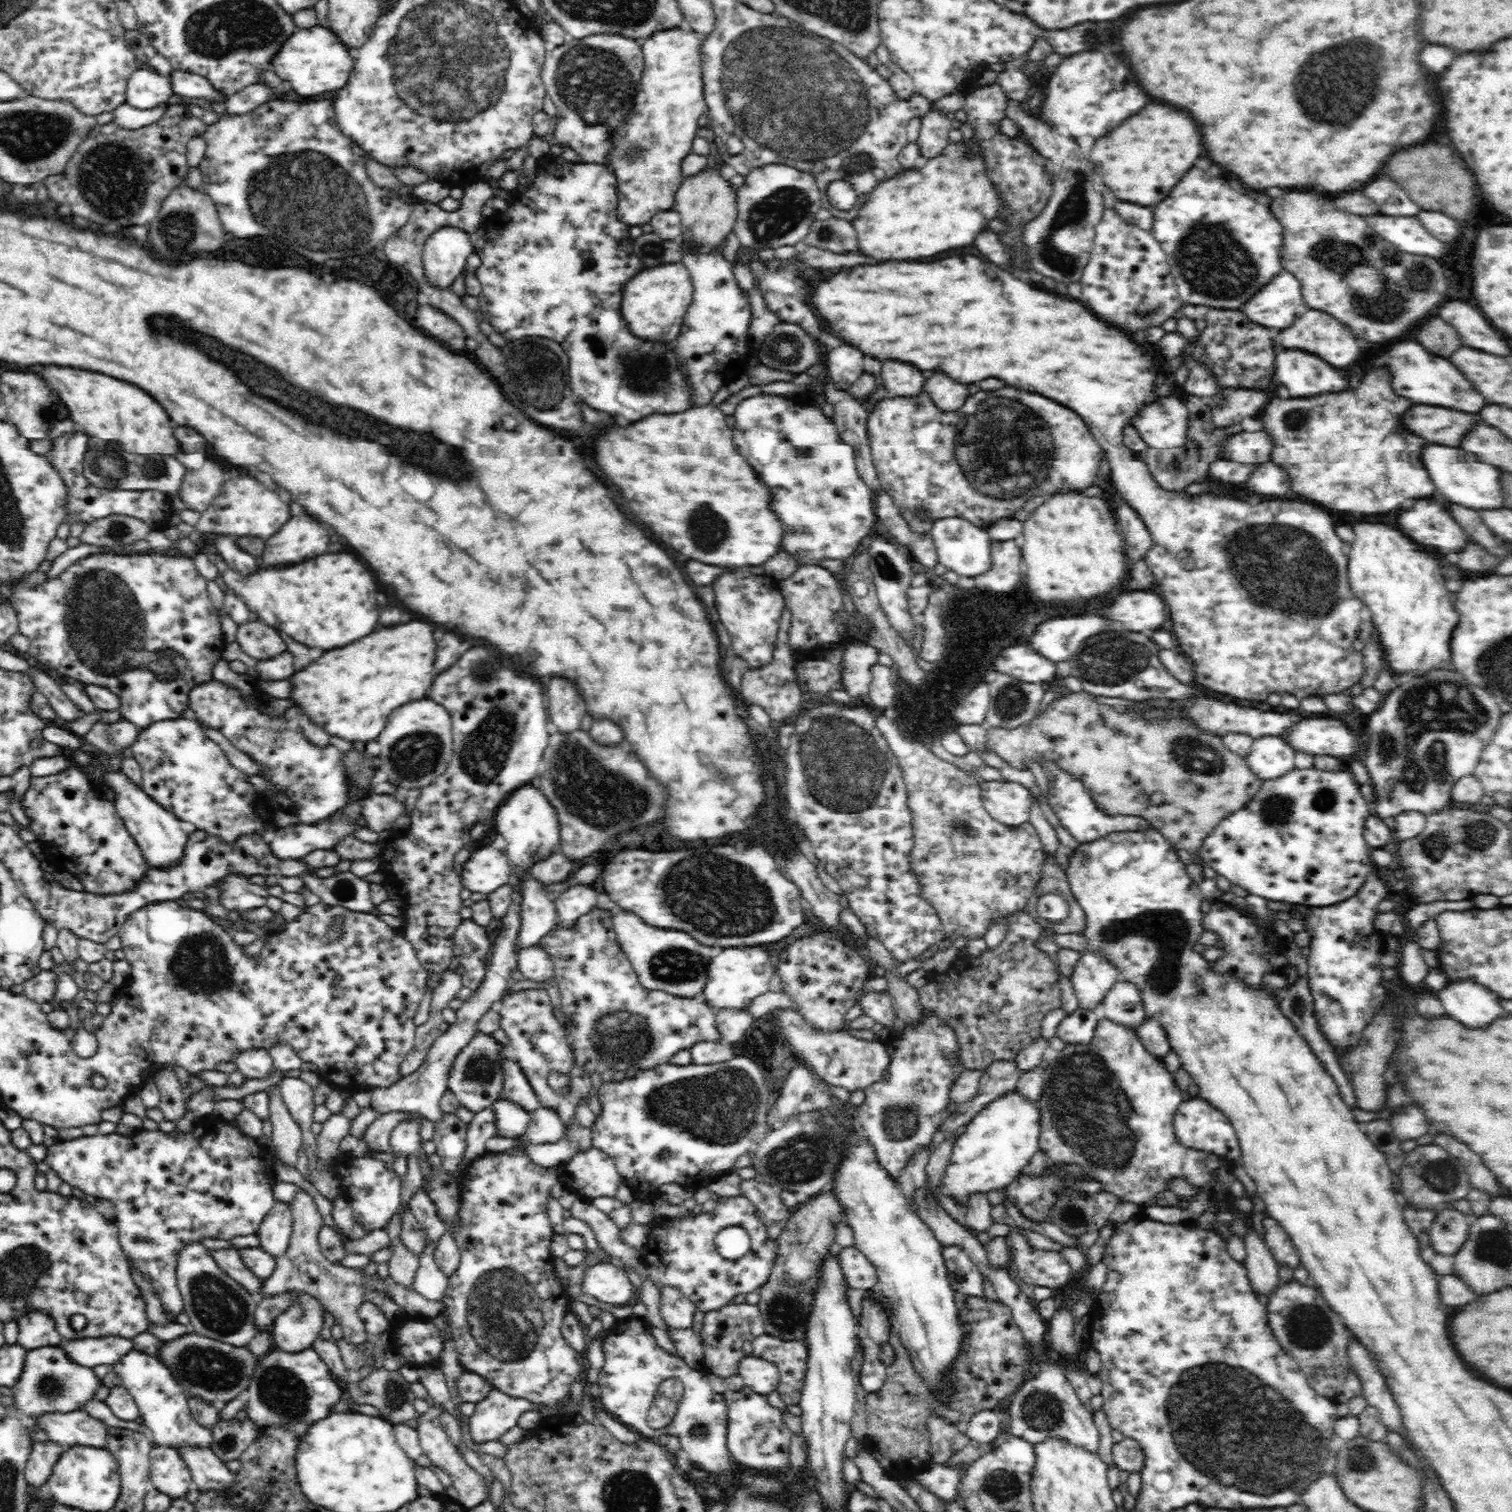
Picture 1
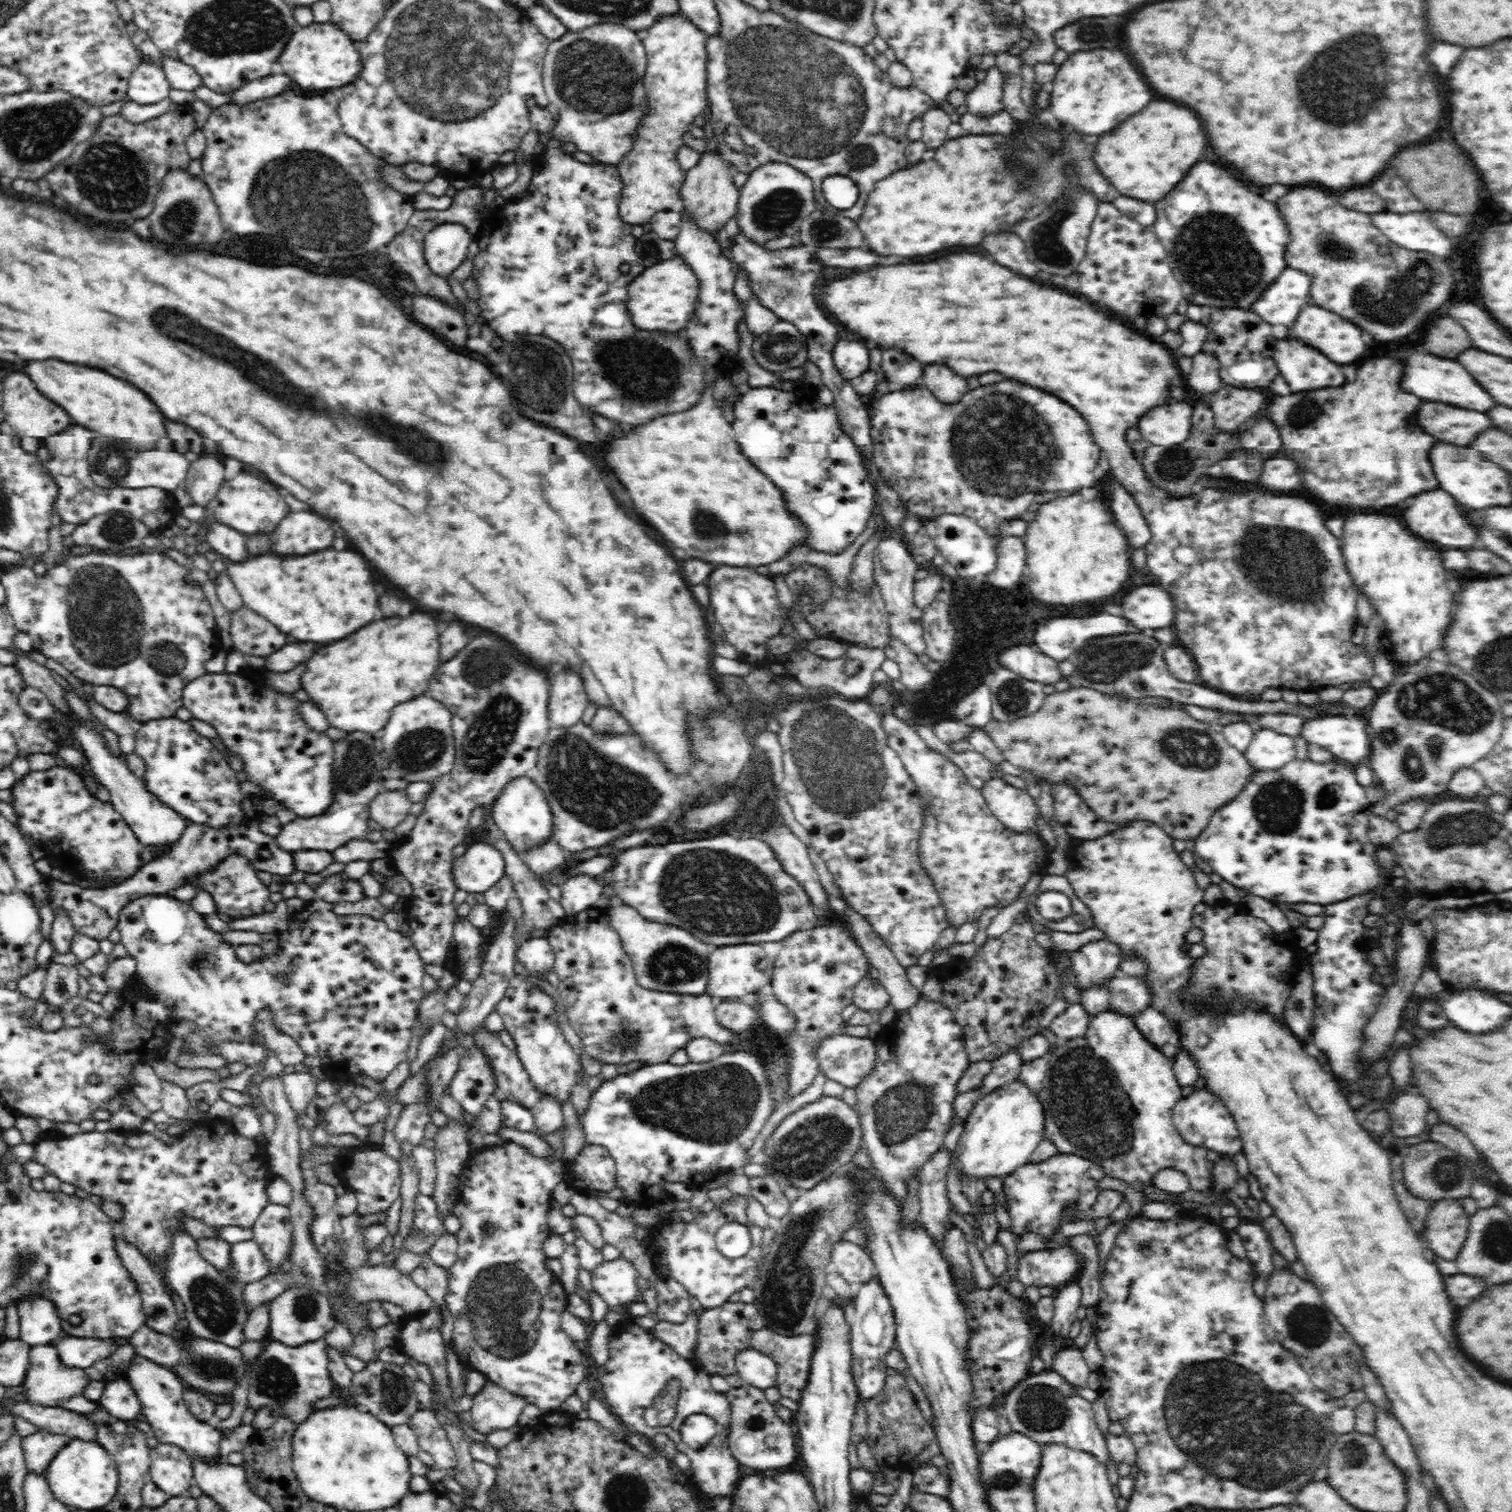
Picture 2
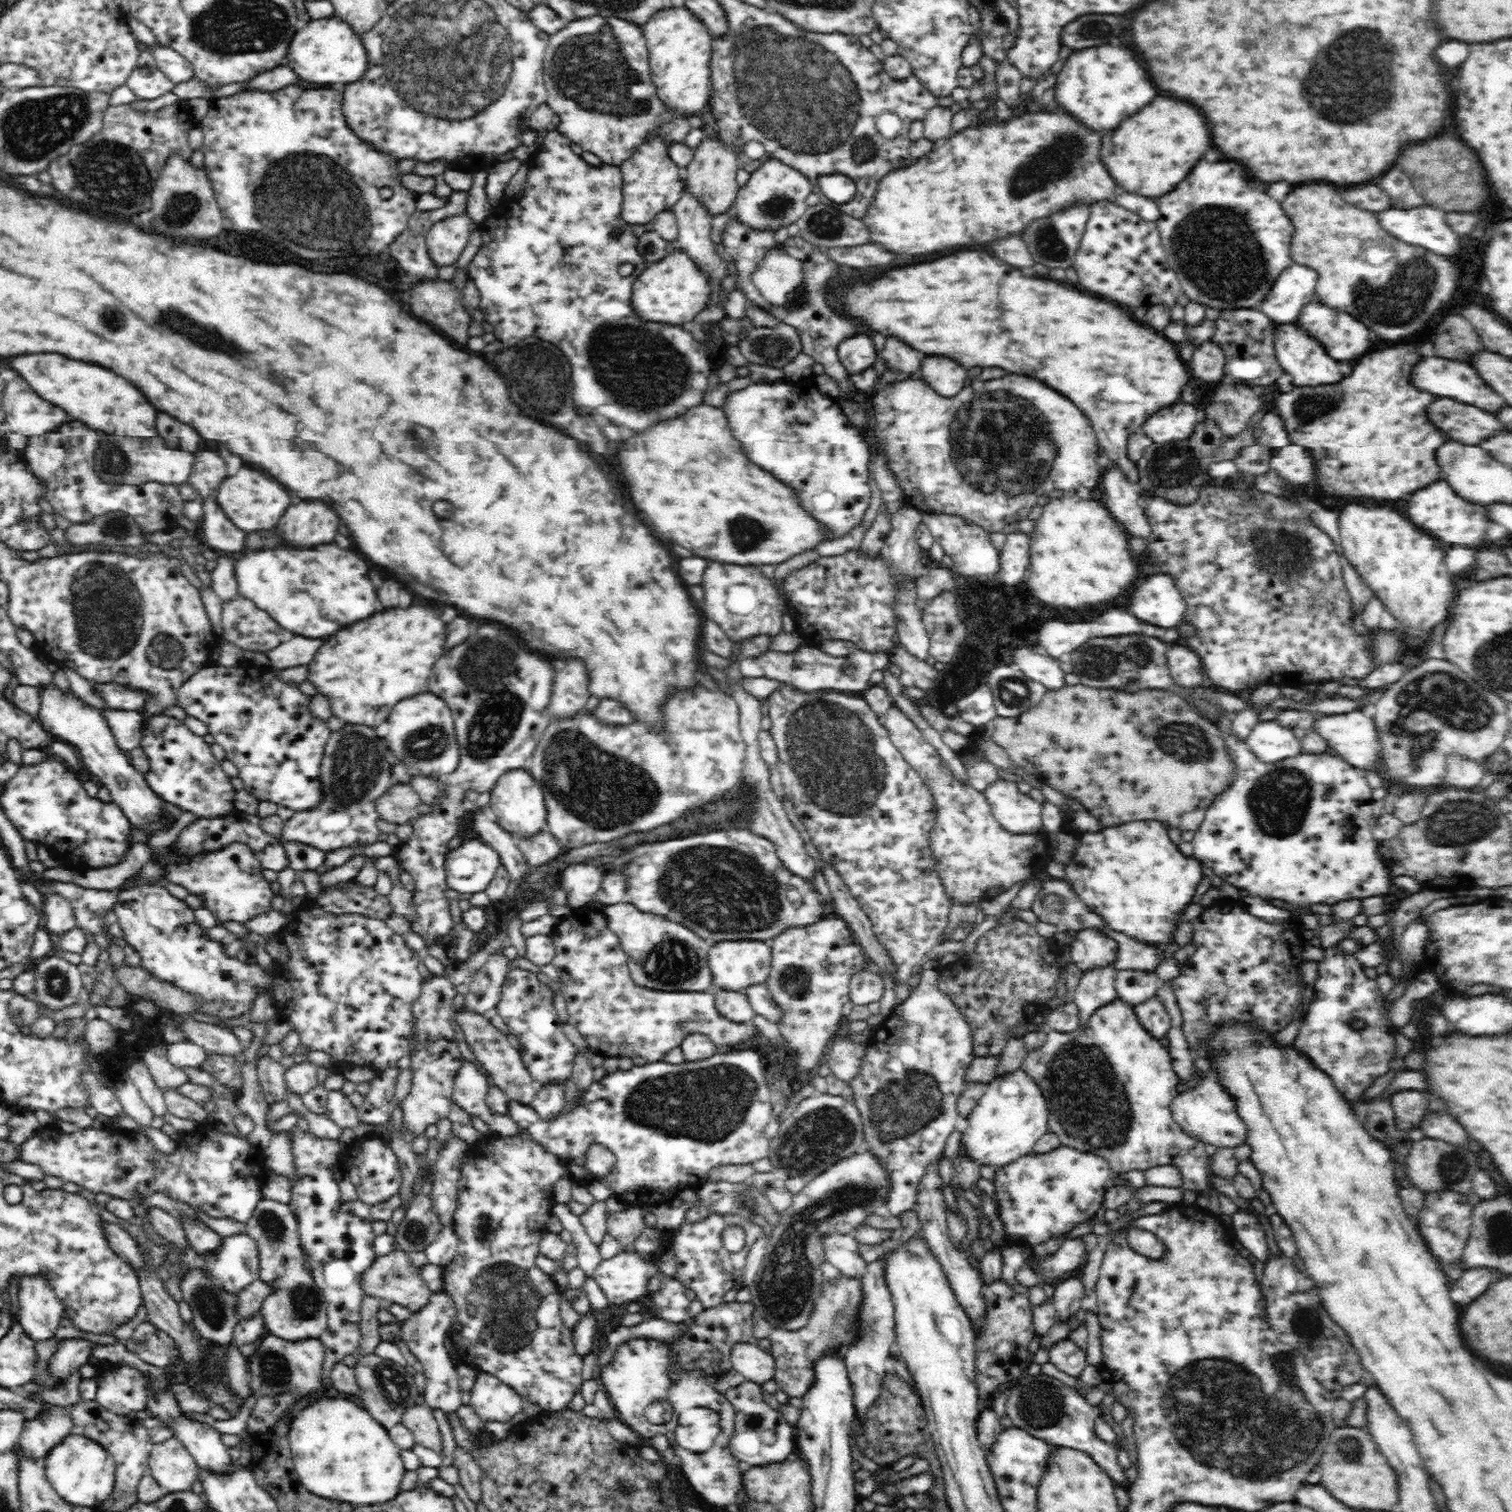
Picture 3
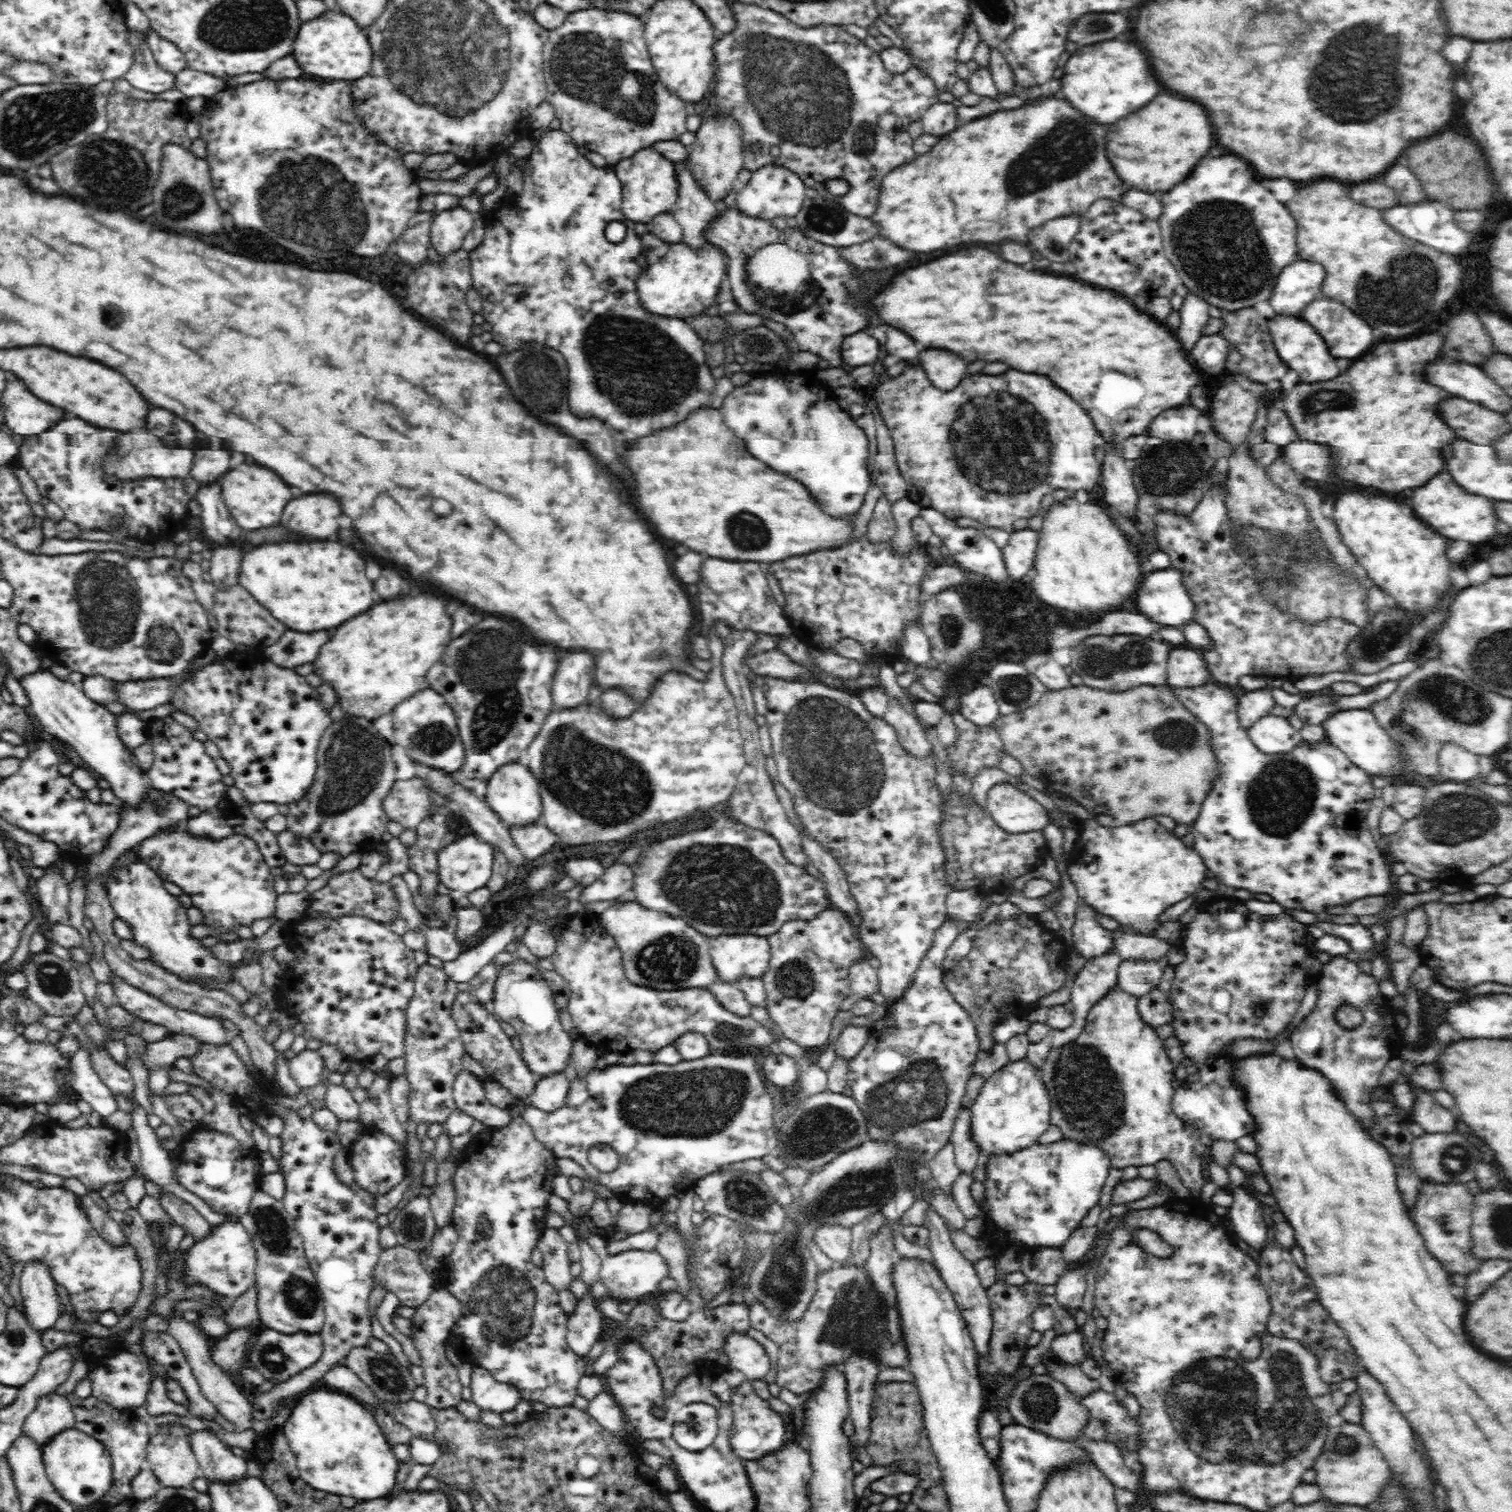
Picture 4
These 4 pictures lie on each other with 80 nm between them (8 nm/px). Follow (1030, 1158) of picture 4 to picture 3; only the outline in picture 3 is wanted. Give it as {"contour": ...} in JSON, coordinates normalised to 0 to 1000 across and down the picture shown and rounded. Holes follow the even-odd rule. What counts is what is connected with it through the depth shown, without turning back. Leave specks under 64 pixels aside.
{"contour":[[[701,757],[694,763],[675,765],[673,767],[659,774],[657,782],[661,796],[661,806],[667,816],[687,823],[693,820],[704,819],[714,809],[722,806],[728,800],[731,790],[731,782],[735,778],[733,768],[724,761],[714,761],[711,759]]]}

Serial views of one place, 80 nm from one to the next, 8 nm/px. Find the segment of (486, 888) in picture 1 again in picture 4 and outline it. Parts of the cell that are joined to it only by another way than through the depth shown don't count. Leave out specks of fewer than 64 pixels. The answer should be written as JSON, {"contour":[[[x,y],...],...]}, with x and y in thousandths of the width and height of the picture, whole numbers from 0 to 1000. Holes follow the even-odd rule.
{"contour":[[[314,552],[302,554],[299,558],[291,560],[288,564],[291,583],[302,592],[308,592],[322,586],[325,579],[326,562],[324,558],[316,556]]]}

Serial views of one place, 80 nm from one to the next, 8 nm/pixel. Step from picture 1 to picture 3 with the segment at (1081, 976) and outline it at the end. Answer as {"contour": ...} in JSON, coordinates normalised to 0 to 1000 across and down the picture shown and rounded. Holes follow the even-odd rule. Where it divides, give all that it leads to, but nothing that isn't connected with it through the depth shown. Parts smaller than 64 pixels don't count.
{"contour":[[[724,614],[717,614],[711,617],[708,624],[708,636],[717,644],[738,636],[739,624],[732,618],[729,618]]]}

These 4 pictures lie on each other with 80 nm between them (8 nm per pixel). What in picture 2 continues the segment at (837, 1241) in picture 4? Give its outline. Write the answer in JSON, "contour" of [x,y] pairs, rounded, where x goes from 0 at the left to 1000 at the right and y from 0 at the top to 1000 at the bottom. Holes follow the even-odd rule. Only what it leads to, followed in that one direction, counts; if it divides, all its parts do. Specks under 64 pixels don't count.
{"contour":[[[557,820],[550,827],[550,839],[565,851],[574,849],[579,845],[579,836],[571,825]]]}

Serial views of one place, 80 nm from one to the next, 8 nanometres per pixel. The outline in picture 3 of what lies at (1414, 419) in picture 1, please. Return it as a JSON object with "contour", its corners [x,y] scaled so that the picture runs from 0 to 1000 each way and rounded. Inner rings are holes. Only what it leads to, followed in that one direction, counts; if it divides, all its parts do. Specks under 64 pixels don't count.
{"contour":[[[958,263],[950,265],[947,269],[944,269],[944,274],[947,274],[947,279],[950,279],[950,282],[952,282],[952,284],[955,284],[955,287],[958,287],[960,291],[974,295],[993,284],[993,280],[988,274]]]}

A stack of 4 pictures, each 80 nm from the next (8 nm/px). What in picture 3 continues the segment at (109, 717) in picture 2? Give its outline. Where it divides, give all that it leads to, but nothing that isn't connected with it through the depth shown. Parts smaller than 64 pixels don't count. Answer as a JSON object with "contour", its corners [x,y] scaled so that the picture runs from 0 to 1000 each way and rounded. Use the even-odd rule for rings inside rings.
{"contour":[[[71,468],[66,470],[70,473],[71,480],[74,481],[74,485],[76,486],[80,496],[86,497],[93,494],[97,476],[93,471],[75,470]]]}

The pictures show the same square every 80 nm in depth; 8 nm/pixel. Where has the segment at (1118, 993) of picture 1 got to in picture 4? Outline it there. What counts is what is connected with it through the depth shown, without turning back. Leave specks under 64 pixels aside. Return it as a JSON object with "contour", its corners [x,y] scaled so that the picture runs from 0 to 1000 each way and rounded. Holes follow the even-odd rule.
{"contour":[[[769,632],[767,635],[747,635],[741,636],[739,640],[739,649],[741,653],[751,659],[759,657],[761,653],[766,653],[772,634]]]}

